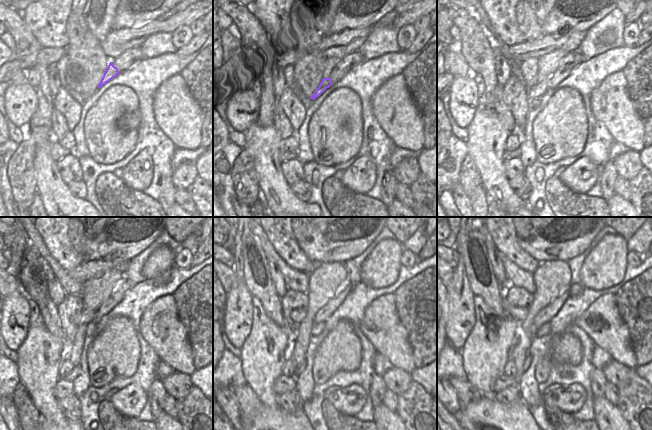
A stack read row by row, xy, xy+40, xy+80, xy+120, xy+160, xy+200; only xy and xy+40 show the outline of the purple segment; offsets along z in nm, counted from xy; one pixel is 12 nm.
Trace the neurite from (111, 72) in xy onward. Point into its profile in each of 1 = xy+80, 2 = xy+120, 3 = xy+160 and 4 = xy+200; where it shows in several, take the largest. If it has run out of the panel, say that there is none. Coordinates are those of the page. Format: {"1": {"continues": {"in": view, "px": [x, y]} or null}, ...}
{"1": {"continues": {"in": "xy+80", "px": [540, 89]}}, "2": {"continues": {"in": "xy+120", "px": [75, 319]}}, "3": {"continues": {"in": "xy+160", "px": [297, 315]}}, "4": {"continues": {"in": "xy+200", "px": [520, 313]}}}

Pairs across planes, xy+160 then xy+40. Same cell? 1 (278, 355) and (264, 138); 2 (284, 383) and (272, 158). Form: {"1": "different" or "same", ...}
{"1": "same", "2": "different"}

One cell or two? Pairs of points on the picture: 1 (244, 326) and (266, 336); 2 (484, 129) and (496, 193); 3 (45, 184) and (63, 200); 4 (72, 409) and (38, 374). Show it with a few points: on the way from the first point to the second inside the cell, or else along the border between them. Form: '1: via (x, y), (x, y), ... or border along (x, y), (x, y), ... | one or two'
1: border along (253, 306), (252, 328), (239, 348) | two
2: via (486, 145), (491, 166), (491, 177) | one
3: via (49, 186), (59, 196) | one
4: border along (56, 399), (58, 408), (68, 418) | two

